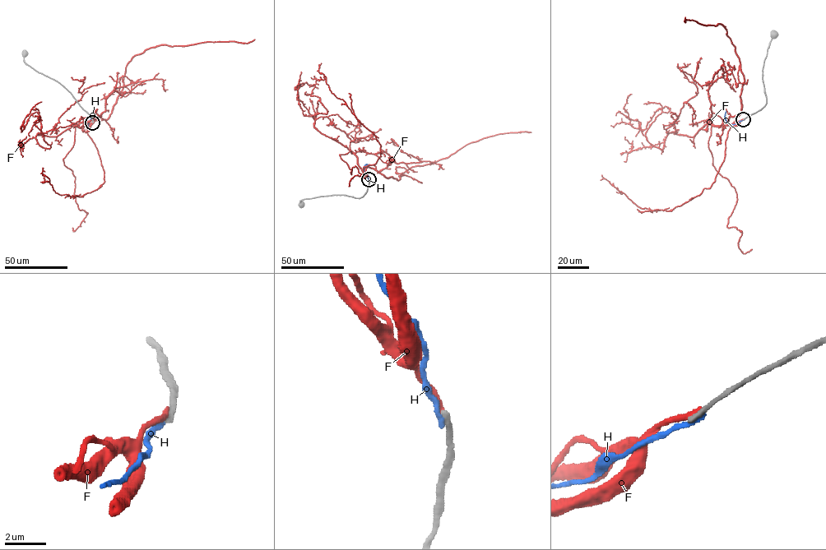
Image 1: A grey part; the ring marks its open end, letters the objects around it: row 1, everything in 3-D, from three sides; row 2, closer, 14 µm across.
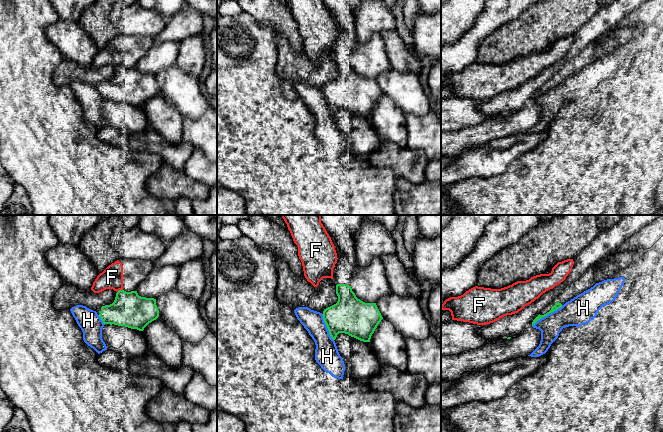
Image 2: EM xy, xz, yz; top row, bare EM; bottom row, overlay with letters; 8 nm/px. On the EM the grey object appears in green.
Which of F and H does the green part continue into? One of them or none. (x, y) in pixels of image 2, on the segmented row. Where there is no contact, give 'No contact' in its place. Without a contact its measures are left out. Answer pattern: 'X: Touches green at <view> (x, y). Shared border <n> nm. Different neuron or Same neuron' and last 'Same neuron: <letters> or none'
F: Touches green at xy (119, 290). Shared border 60 nm. Different neuron
H: Touches green at yz (547, 314). Shared border 300 nm. Different neuron
Same neuron: none

